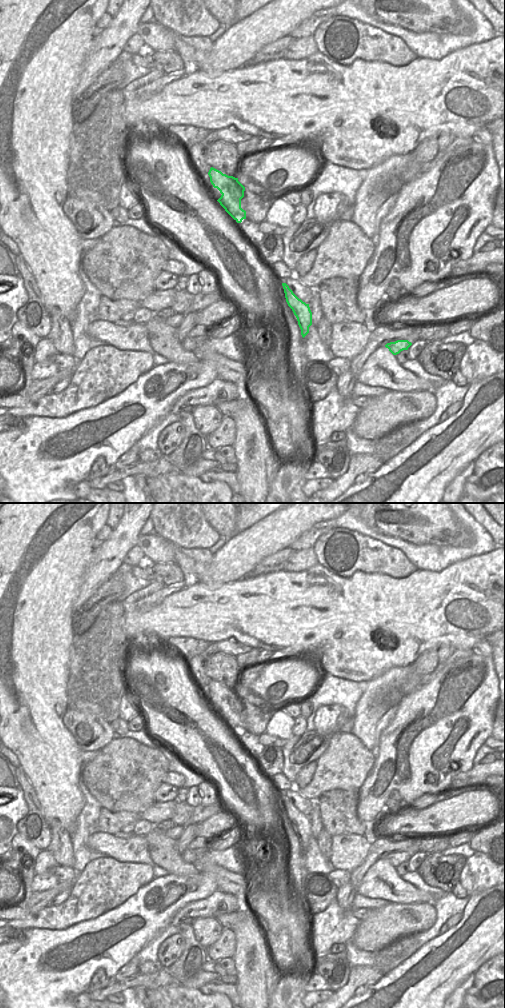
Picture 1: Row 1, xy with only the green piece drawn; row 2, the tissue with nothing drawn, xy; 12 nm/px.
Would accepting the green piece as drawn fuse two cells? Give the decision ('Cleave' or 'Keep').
Cleave.

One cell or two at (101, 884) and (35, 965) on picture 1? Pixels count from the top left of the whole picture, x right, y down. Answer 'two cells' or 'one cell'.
two cells

